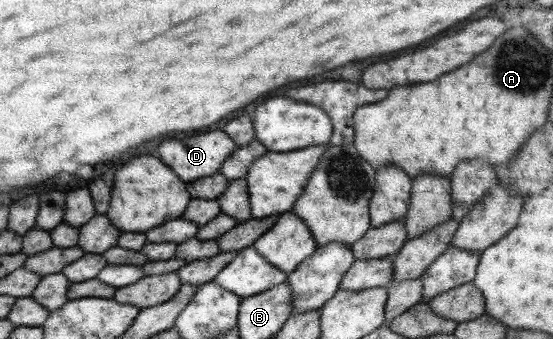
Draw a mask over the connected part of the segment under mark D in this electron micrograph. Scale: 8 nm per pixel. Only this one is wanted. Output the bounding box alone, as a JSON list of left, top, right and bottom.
[158,129,236,183]

